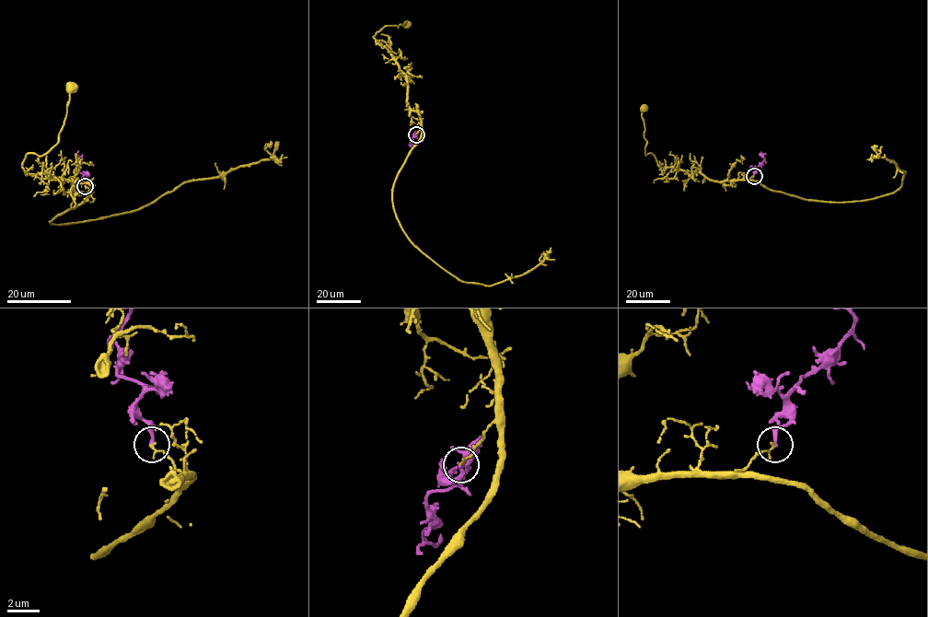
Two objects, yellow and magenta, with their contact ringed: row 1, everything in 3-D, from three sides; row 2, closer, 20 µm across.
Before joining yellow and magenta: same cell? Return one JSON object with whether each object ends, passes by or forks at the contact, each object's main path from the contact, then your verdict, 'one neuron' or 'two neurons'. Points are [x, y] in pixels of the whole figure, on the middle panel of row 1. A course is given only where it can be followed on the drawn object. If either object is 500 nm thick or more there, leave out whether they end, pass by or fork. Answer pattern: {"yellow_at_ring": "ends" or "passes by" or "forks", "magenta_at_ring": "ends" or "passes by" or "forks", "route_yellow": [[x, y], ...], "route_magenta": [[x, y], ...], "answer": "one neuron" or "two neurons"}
{"yellow_at_ring": "ends", "magenta_at_ring": "ends", "route_yellow": [[416, 133], [421, 127], [420, 116], [409, 107], [405, 74], [391, 53], [373, 37], [385, 26], [405, 24]], "route_magenta": [[416, 133], [411, 138], [412, 145], [411, 141]], "answer": "two neurons"}

